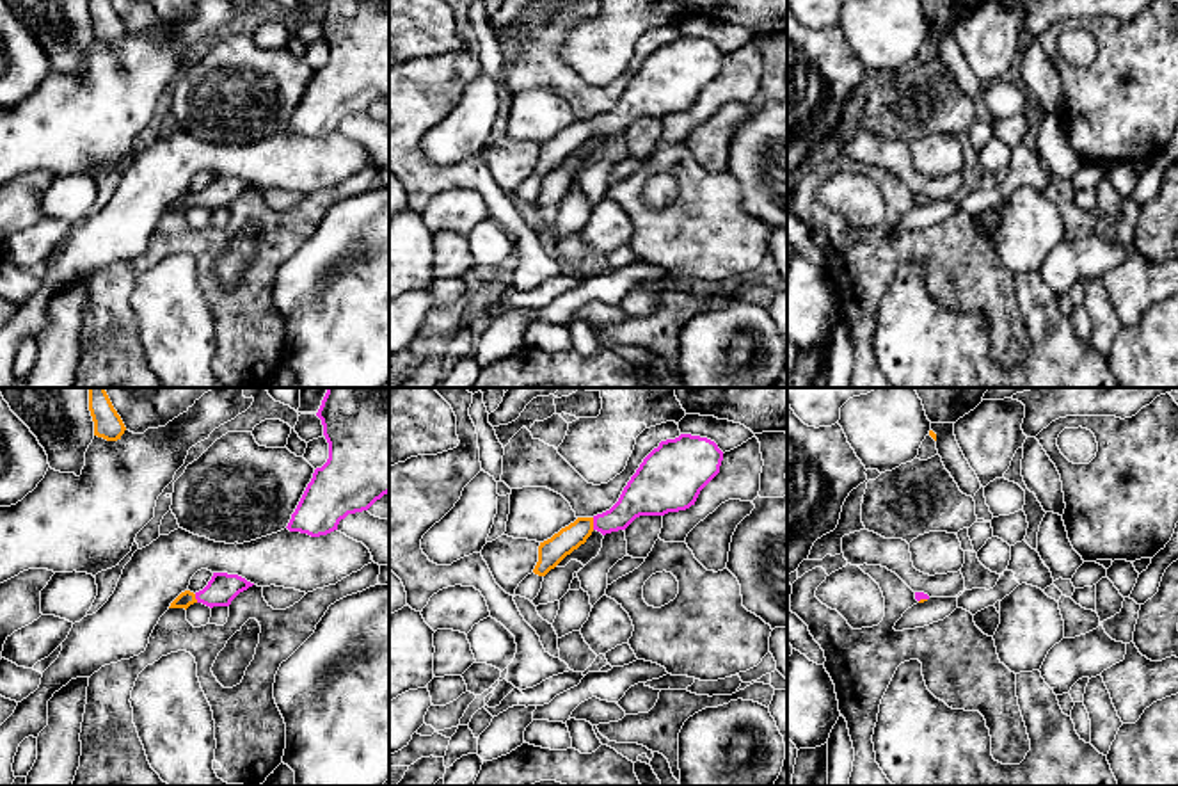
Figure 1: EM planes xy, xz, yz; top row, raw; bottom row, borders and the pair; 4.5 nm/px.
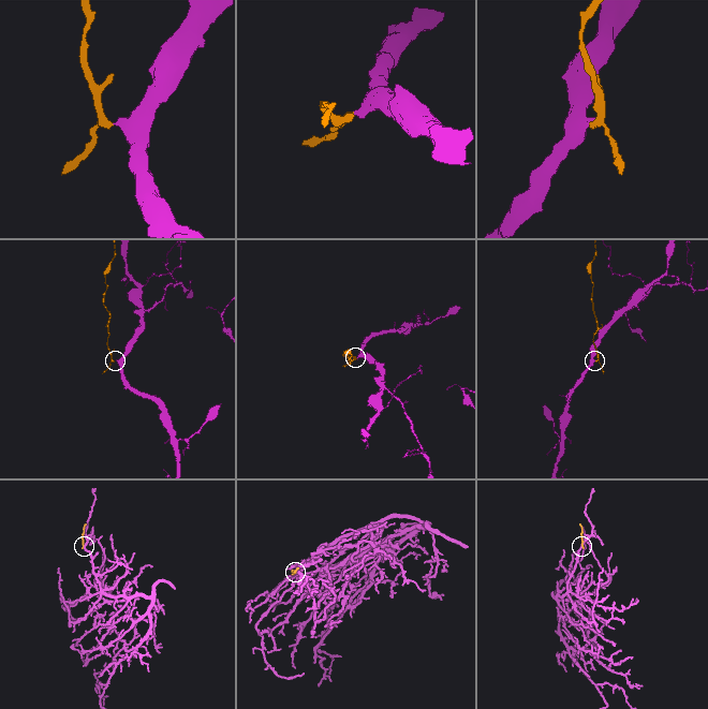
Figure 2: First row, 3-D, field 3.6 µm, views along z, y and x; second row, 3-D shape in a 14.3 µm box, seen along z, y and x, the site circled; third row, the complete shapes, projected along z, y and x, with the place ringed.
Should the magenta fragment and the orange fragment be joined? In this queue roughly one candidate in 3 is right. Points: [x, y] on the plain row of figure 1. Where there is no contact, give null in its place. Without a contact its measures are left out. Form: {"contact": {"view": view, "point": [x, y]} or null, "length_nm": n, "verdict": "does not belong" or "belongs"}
{"contact": {"view": "xz", "point": [594, 125]}, "length_nm": 60, "verdict": "belongs"}

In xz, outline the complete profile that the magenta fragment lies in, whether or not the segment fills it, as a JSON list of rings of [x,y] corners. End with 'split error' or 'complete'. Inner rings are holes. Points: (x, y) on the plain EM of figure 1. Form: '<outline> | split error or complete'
[[[681,36],[661,43],[640,66],[618,103],[593,119],[577,119],[540,144],[535,176],[545,178],[577,151],[593,132],[625,132],[640,117],[665,117],[695,107],[700,92],[720,75],[723,53],[707,39]]] | split error

